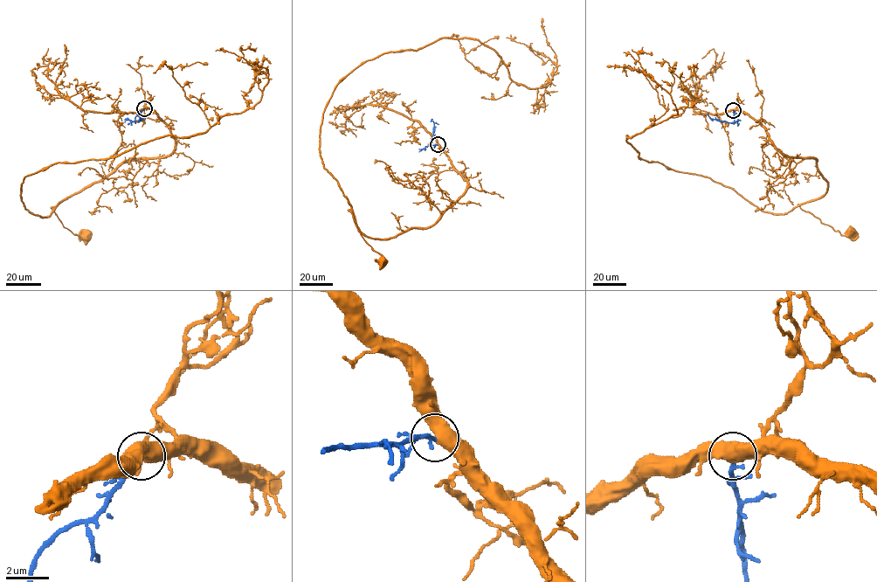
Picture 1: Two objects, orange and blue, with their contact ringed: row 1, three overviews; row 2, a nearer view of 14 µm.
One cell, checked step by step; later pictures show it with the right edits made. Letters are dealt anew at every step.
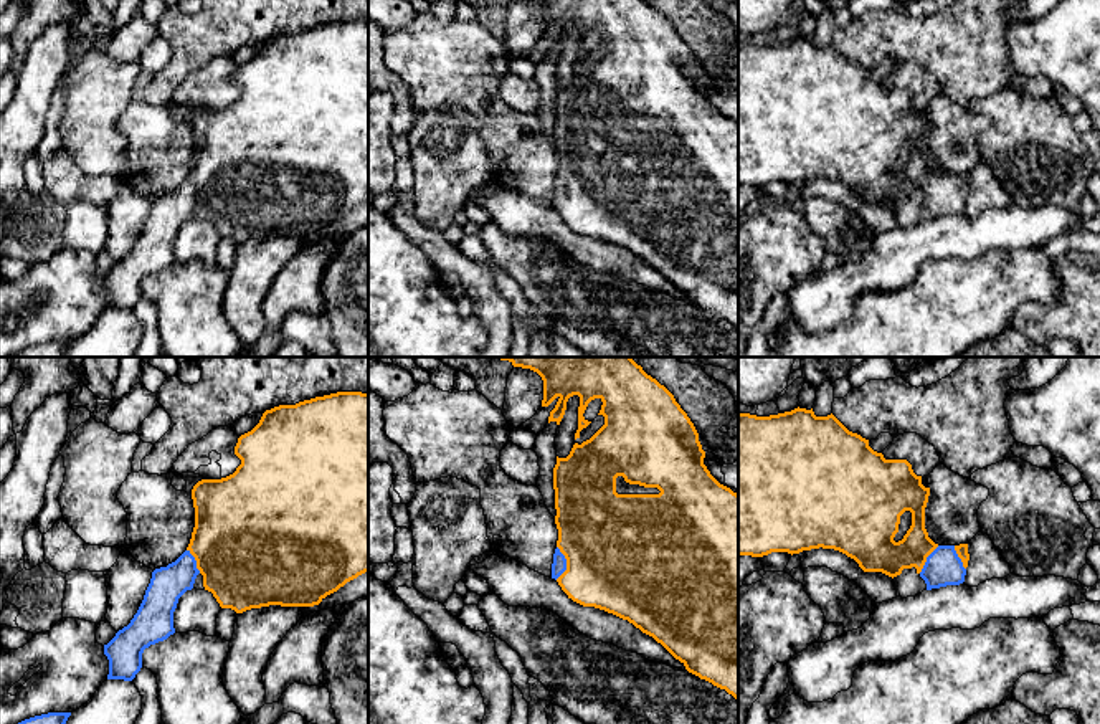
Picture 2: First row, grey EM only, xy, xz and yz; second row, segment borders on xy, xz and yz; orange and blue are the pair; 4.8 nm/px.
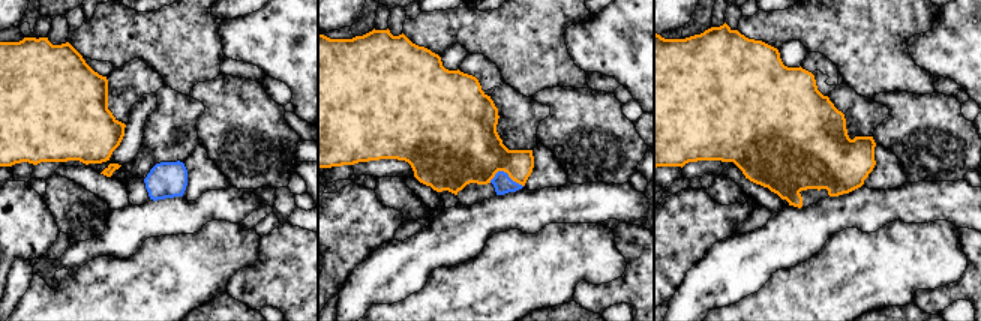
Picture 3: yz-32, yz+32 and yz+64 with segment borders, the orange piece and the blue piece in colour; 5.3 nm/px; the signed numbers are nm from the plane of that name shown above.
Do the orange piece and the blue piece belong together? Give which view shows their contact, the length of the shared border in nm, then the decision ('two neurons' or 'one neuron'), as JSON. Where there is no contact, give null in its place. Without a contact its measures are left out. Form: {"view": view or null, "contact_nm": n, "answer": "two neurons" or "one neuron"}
{"view": "xz", "contact_nm": 170, "answer": "one neuron"}

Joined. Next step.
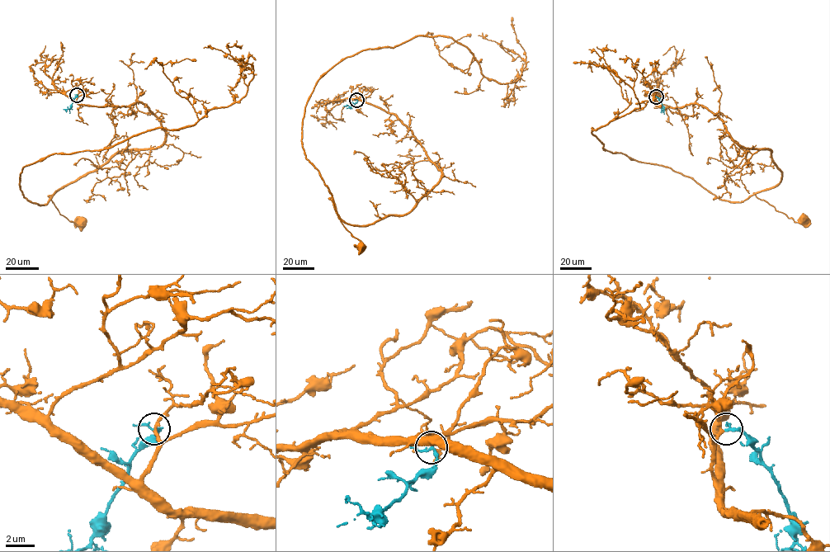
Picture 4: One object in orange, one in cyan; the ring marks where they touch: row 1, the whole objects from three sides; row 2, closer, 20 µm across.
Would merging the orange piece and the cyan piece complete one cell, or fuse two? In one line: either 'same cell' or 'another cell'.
same cell

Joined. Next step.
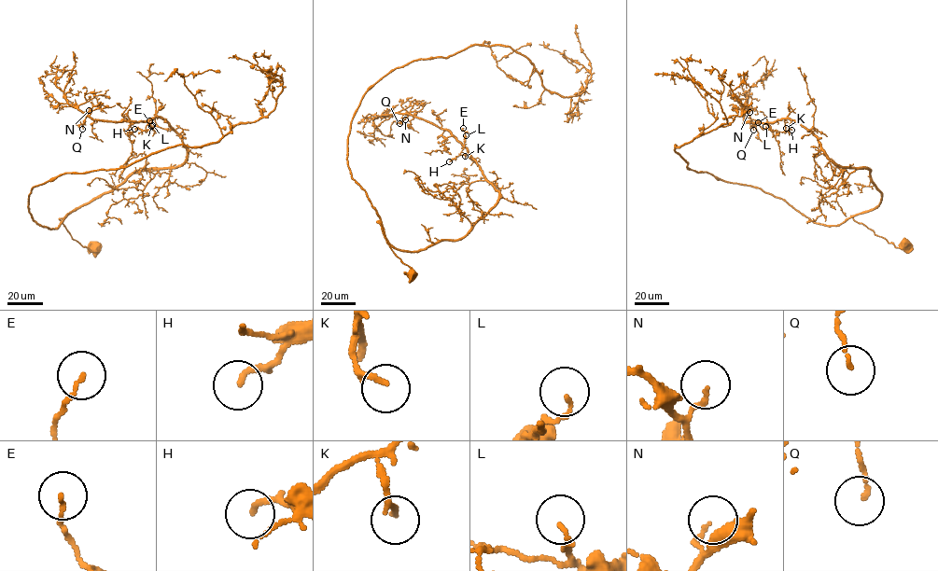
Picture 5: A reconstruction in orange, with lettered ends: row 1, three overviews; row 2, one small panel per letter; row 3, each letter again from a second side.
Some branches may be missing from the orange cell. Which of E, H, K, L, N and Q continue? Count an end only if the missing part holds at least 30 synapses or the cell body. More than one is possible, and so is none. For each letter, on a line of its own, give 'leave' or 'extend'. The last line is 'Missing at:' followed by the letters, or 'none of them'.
E: leave
H: leave
K: leave
L: leave
N: leave
Q: leave
Missing at: none of them

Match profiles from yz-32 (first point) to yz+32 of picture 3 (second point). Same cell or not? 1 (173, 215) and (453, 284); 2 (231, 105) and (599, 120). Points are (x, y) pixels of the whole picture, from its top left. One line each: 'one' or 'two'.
1: two
2: one

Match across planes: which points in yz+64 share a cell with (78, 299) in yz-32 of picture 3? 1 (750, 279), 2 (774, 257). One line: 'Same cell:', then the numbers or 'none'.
Same cell: none

